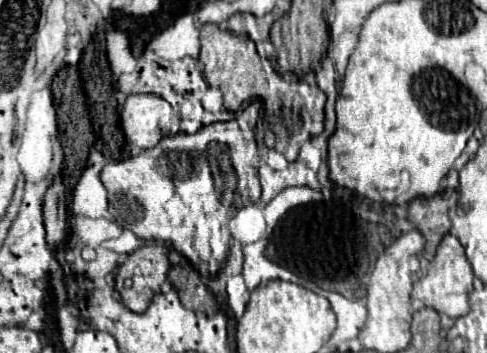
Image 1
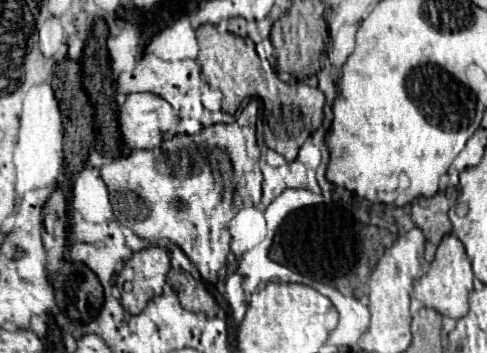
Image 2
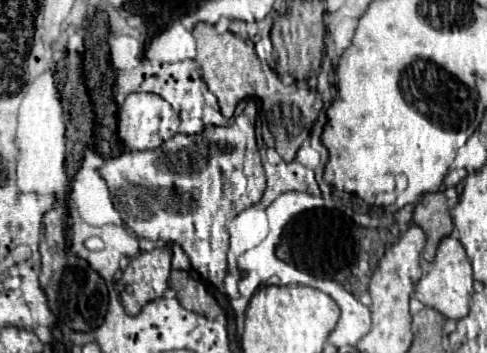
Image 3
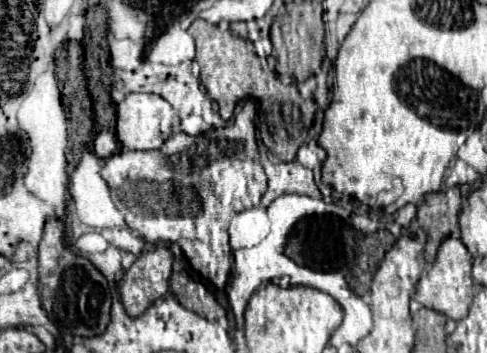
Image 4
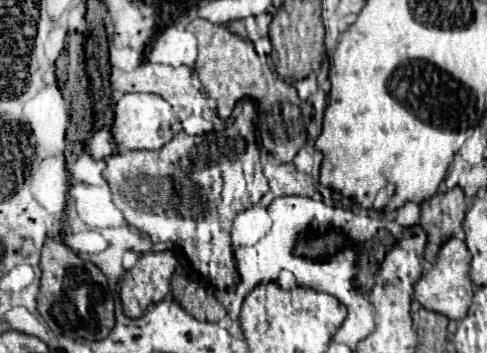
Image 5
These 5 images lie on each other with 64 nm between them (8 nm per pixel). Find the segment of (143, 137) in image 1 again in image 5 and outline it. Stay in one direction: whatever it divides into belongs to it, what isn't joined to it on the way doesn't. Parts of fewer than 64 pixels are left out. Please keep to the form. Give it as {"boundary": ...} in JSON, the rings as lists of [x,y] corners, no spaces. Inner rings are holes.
{"boundary":[[[124,94],[114,110],[112,138],[126,150],[158,150],[182,130],[172,106],[158,94]]]}

